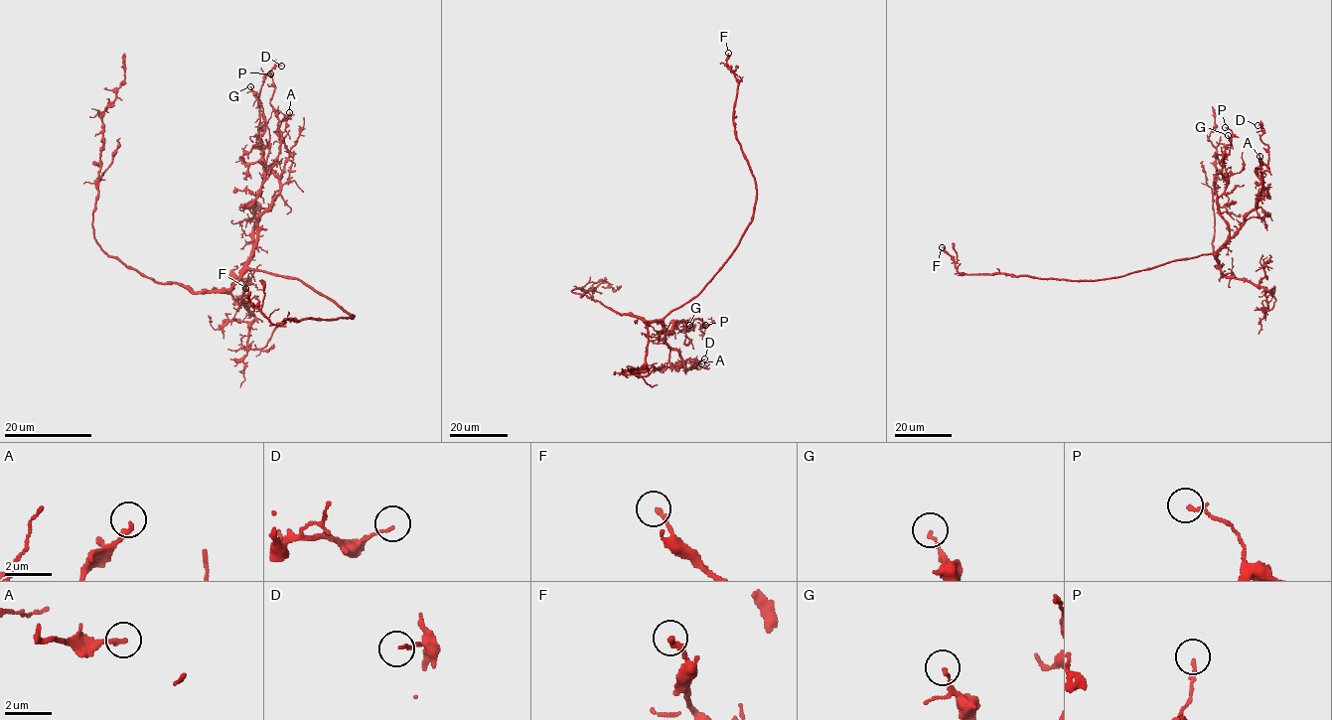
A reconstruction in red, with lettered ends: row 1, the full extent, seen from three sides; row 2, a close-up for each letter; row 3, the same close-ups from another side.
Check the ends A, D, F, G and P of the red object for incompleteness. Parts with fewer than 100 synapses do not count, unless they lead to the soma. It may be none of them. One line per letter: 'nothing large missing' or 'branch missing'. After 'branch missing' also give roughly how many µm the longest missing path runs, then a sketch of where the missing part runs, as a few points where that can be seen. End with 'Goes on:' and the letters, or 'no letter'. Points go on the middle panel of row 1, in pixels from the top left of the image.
A: nothing large missing
D: nothing large missing
F: nothing large missing
G: nothing large missing
P: nothing large missing
Goes on: no letter

